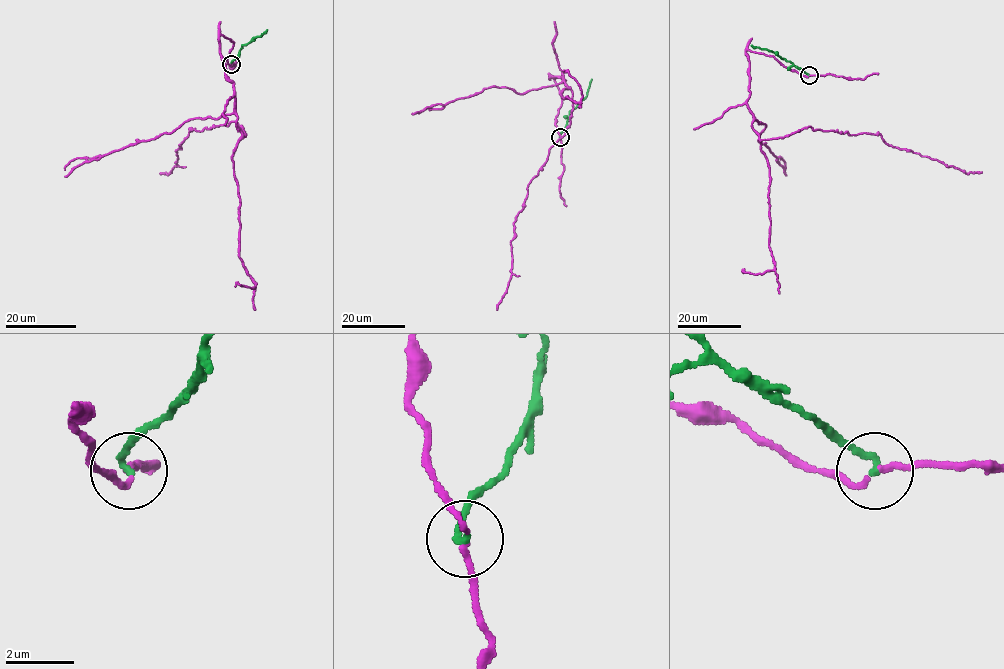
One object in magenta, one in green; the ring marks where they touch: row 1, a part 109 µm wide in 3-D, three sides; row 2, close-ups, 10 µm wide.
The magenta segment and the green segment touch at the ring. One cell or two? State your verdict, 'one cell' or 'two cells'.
two cells

